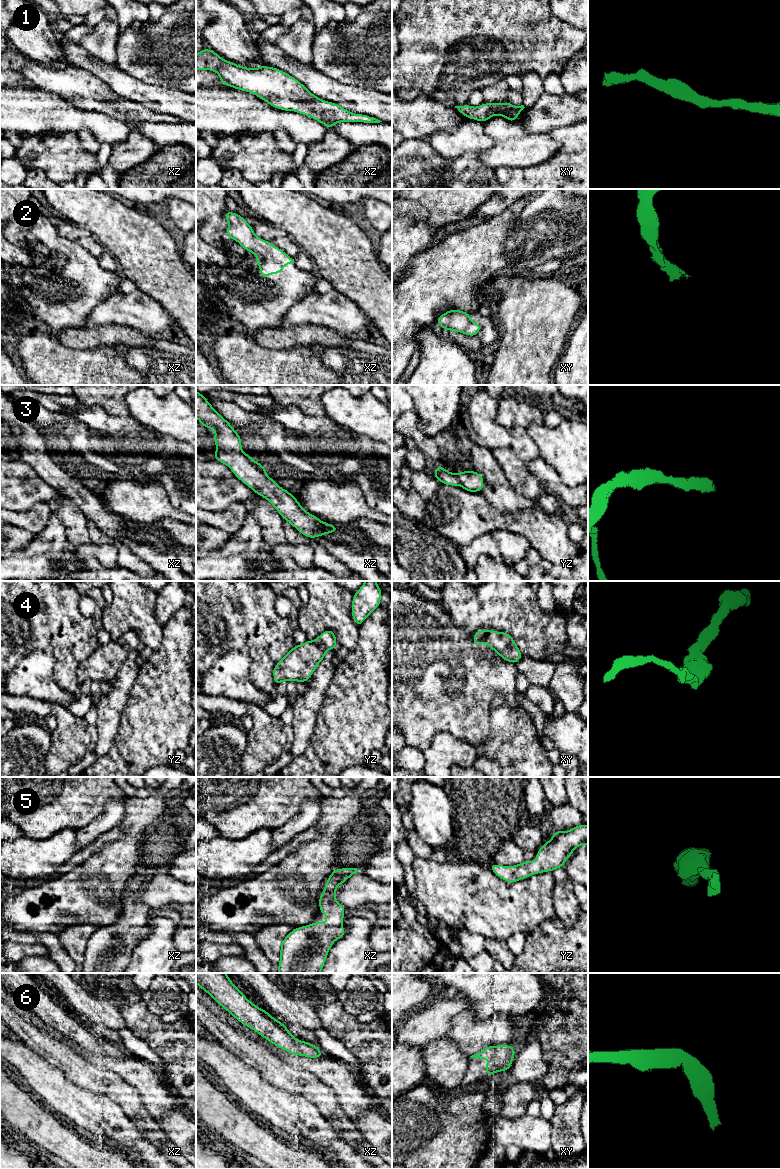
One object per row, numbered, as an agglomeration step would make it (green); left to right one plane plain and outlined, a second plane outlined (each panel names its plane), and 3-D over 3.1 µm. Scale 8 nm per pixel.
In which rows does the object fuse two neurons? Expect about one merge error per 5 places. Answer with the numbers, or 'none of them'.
none of them

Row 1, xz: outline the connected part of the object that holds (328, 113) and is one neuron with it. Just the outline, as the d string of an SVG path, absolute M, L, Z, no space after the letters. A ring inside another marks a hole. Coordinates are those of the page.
M204 48L196 54L196 70L217 72L220 83L254 94L277 109L311 117L328 129L340 122L382 122L368 115L352 113L334 102L319 99L297 79L275 67L242 67Z

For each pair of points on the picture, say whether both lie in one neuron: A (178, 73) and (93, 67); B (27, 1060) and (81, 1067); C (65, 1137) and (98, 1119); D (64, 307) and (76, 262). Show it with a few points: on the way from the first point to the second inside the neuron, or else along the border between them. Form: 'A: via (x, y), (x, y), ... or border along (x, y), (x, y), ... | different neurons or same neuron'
A: border along (116, 65), (126, 73), (141, 80) | different neurons
B: border along (30, 1048), (50, 1064), (57, 1067), (66, 1078) | different neurons
C: border along (74, 1127), (76, 1129) | different neurons
D: via (77, 300), (83, 296), (80, 291), (80, 275) | same neuron

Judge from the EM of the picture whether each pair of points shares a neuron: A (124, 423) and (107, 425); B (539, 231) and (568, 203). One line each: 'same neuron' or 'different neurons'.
A: same neuron
B: same neuron

